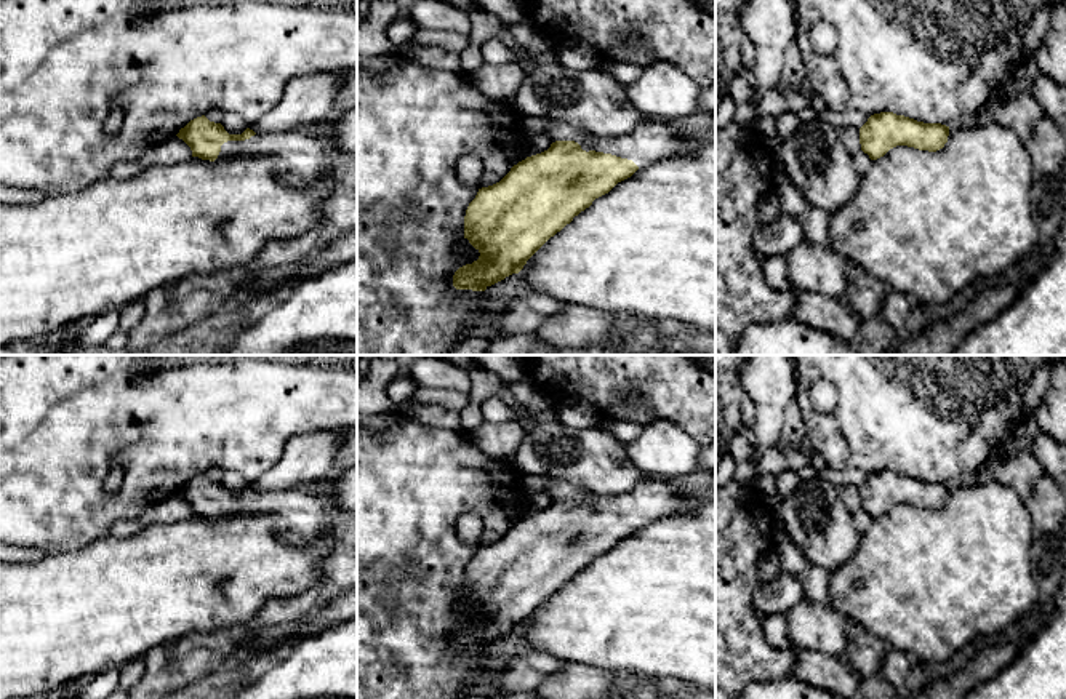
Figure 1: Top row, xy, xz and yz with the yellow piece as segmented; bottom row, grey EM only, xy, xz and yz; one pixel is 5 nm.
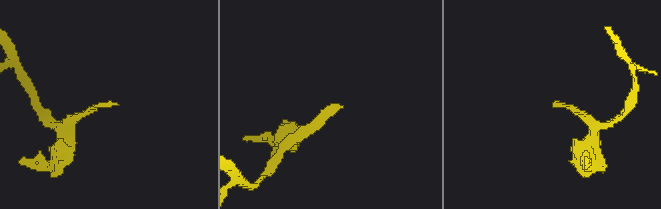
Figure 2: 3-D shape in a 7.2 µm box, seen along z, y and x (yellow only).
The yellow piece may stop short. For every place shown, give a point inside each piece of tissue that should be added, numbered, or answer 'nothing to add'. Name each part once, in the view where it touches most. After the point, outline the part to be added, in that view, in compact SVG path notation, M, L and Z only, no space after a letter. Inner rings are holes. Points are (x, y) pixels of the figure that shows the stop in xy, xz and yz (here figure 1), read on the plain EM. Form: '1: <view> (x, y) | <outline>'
1: xz (652, 499) | M648 477L634 489L616 496L589 494L579 504L632 518L637 525L664 520L698 507L704 499L691 499L669 488L663 477Z

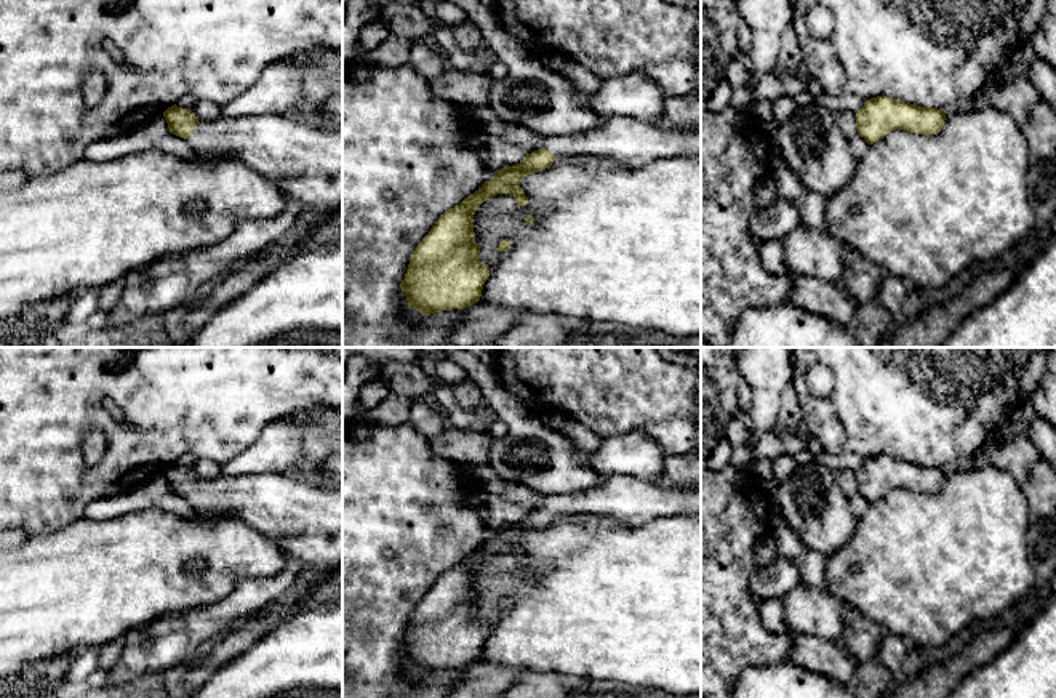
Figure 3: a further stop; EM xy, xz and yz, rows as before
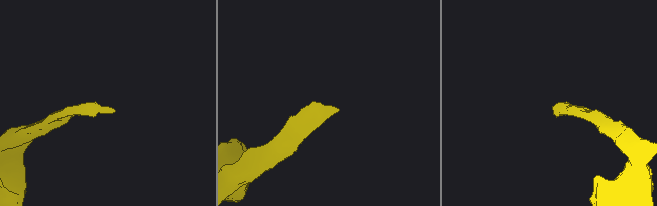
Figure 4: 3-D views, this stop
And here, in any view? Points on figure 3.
1: xy (306, 521) | M296 472L261 475L221 475L200 480L187 496L200 514L235 515L259 533L275 540L288 557L310 570L336 570L342 565L342 490L322 488Z

